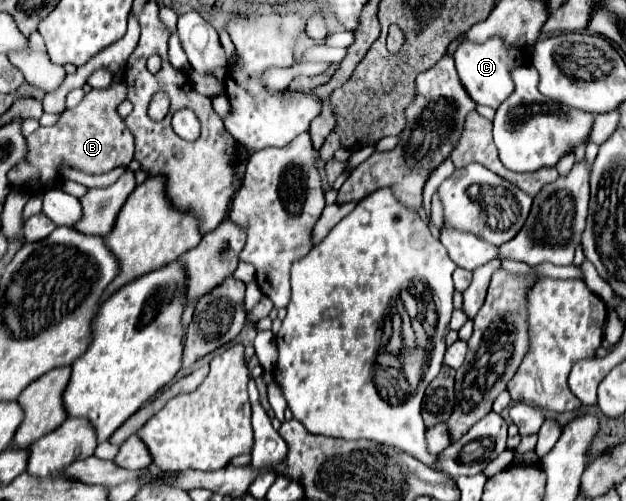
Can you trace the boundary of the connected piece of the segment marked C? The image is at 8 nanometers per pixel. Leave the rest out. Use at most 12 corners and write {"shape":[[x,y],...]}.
{"shape":[[501,37],[463,43],[455,67],[477,105],[499,107],[513,93],[511,65],[525,51]]}

